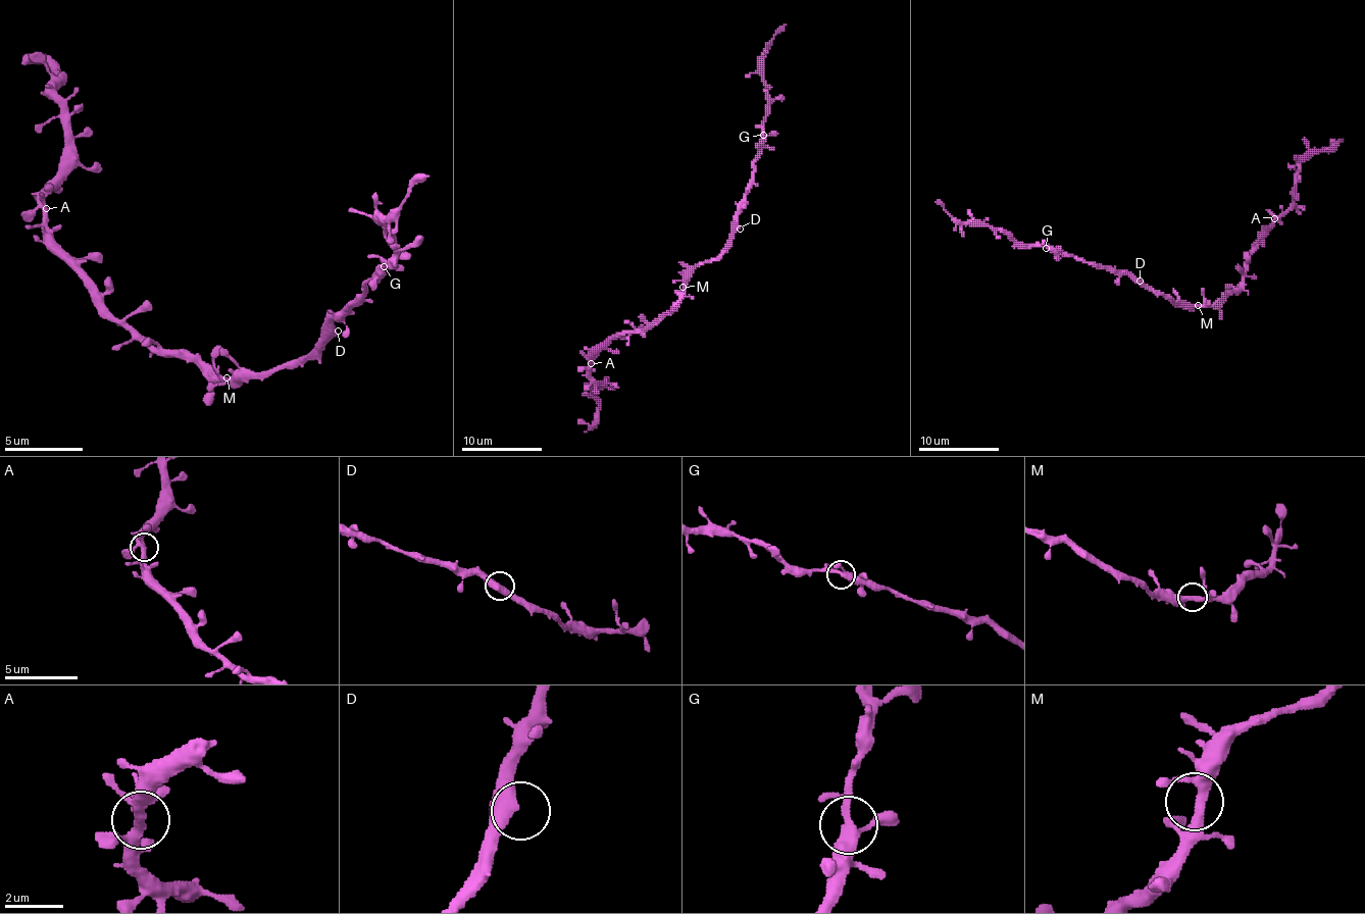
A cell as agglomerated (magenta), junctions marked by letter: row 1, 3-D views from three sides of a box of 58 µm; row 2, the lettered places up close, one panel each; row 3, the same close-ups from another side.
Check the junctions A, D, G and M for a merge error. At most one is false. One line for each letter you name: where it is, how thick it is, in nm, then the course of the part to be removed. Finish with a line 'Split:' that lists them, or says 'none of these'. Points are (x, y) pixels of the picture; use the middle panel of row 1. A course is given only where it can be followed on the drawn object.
Split: none of these

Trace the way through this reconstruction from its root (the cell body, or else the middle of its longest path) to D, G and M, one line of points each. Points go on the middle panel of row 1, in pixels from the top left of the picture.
D: (693, 270), (711, 262), (740, 229)
G: (693, 270), (711, 262), (725, 246), (764, 136)
M: (693, 270), (683, 287)

